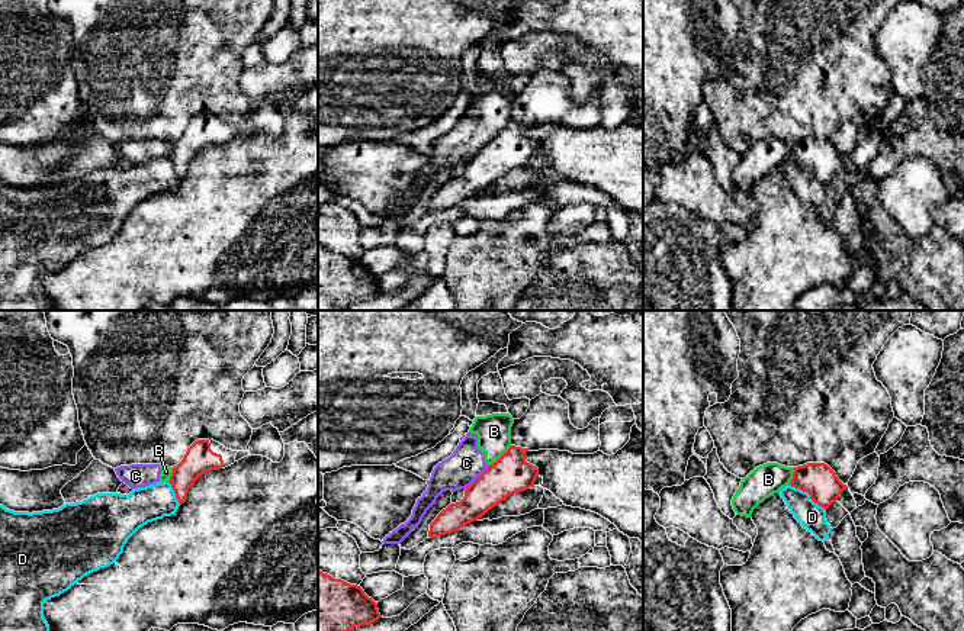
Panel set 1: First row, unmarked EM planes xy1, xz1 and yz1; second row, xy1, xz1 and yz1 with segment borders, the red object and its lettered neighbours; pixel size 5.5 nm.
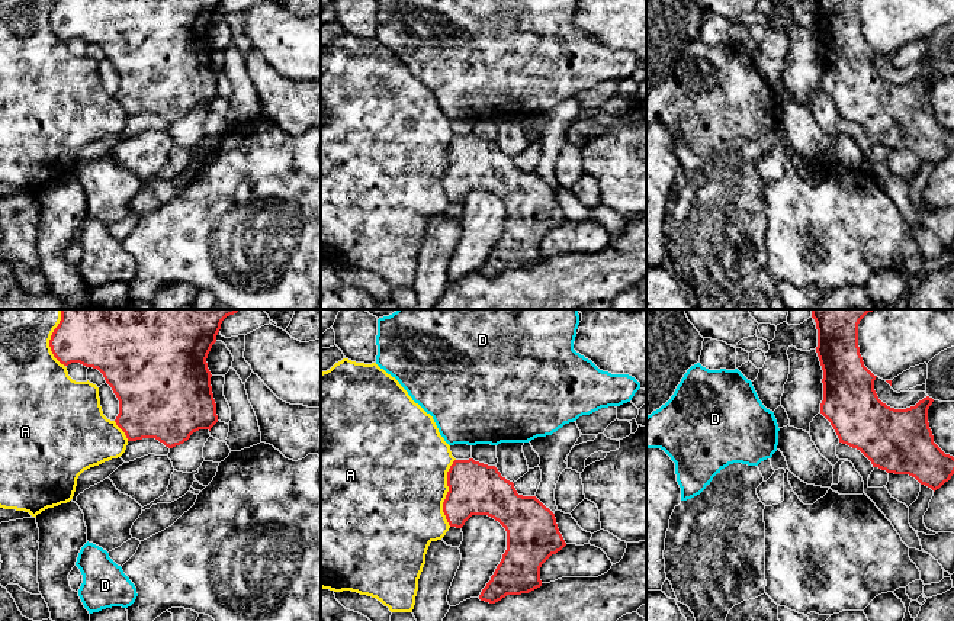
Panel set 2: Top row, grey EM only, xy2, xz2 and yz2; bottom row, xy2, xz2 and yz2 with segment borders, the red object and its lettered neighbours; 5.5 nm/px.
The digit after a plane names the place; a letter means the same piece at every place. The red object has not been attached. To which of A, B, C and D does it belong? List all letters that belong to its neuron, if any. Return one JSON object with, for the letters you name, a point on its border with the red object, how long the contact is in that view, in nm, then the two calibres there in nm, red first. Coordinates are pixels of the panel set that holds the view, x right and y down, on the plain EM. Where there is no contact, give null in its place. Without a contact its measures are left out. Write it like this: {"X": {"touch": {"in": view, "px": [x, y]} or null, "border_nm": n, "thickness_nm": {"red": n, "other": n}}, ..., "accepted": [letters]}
{"accepted": []}

